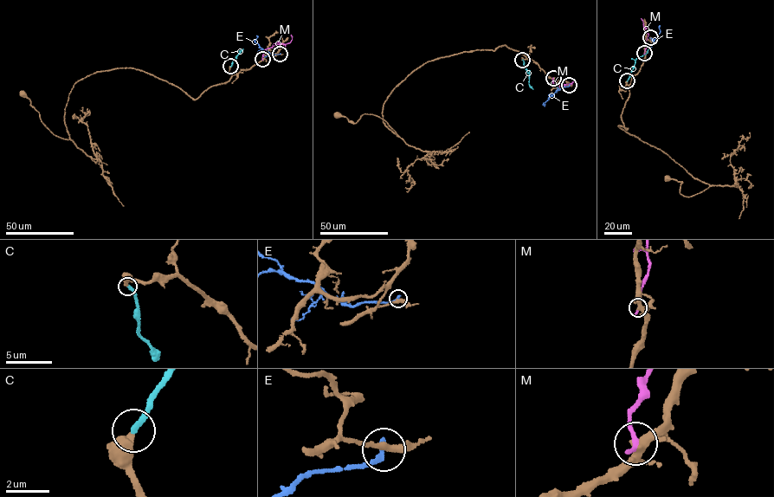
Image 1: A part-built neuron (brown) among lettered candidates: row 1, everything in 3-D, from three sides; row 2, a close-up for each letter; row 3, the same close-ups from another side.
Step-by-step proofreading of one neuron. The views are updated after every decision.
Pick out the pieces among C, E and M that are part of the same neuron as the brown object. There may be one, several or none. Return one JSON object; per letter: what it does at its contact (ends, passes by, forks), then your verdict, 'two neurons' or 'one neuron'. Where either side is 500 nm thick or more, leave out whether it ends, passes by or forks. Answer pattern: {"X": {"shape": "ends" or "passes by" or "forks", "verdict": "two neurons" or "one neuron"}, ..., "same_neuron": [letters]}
{"C": {"shape": "ends", "verdict": "one neuron"}, "E": {"shape": "ends", "verdict": "two neurons"}, "M": {"shape": "ends", "verdict": "two neurons"}, "same_neuron": ["C"]}

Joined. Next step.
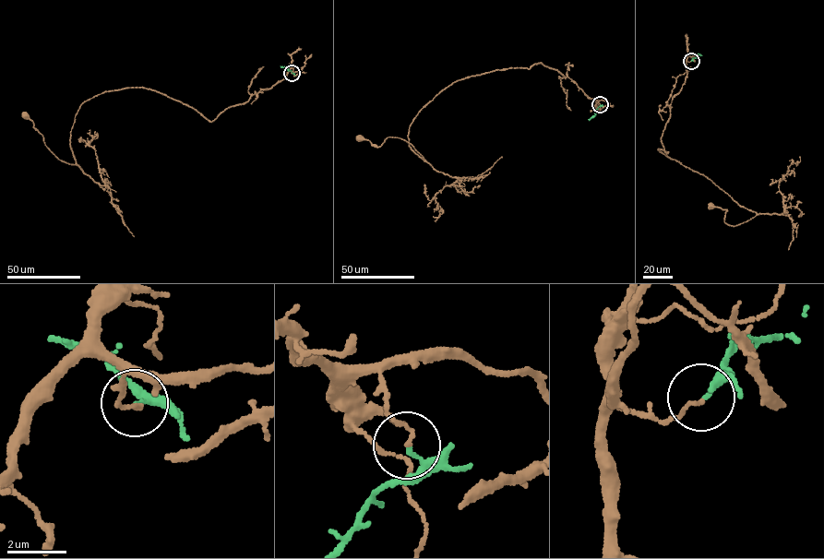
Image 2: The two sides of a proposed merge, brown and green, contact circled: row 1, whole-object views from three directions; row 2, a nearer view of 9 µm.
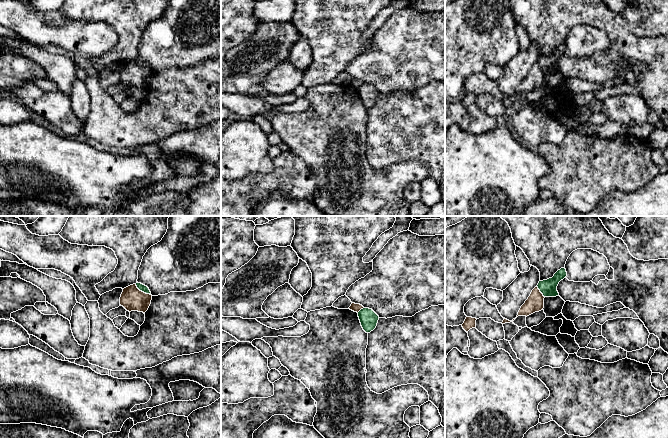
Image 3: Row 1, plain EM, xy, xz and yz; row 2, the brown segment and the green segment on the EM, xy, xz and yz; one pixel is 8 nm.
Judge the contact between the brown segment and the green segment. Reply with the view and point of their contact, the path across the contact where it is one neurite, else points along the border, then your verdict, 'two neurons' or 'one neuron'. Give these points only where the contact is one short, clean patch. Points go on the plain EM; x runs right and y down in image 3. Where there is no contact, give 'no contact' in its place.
meets brown in xy at (141, 67); border along xy (135, 60), (140, 66), (150, 71); two neurons

